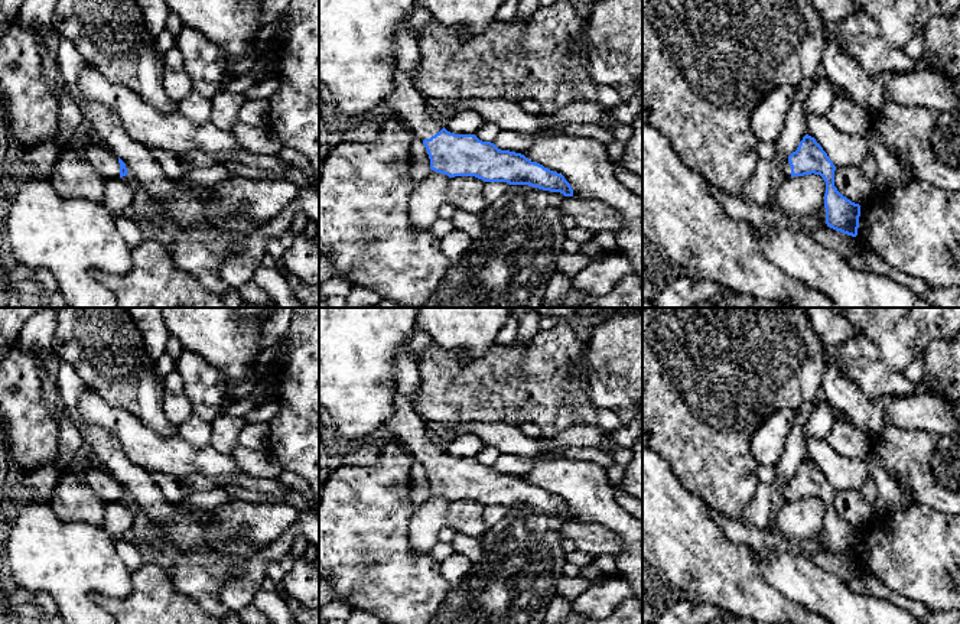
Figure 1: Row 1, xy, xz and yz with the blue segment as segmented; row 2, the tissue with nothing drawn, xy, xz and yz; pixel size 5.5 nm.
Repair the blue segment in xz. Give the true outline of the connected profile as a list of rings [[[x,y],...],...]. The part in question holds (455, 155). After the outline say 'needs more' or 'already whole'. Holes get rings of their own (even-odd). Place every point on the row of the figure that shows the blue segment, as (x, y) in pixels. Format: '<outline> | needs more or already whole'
[[[400,69],[394,75],[393,92],[383,101],[383,111],[397,114],[416,140],[423,142],[430,169],[435,172],[449,178],[475,176],[484,182],[528,185],[573,196],[573,189],[563,175],[531,162],[524,155],[501,150],[475,134],[448,131],[443,120],[433,117],[413,79]]] | needs more

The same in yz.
[[[806,134],[795,152],[778,159],[785,178],[820,175],[826,182],[824,208],[827,227],[856,237],[859,228],[860,205],[843,196],[834,186],[836,166],[816,142]]] | needs more

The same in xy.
[[[90,140],[84,147],[79,144],[77,146],[78,152],[84,156],[84,160],[101,176],[123,178],[128,175],[126,163],[101,142]]] | needs more

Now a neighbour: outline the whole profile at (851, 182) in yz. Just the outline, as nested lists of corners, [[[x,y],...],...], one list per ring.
[[[860,166],[836,168],[834,186],[843,196],[859,205],[875,192],[875,185],[865,178]]]

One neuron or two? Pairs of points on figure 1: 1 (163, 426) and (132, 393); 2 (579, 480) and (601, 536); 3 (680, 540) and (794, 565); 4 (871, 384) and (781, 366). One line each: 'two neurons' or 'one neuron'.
1: one neuron
2: two neurons
3: two neurons
4: two neurons

